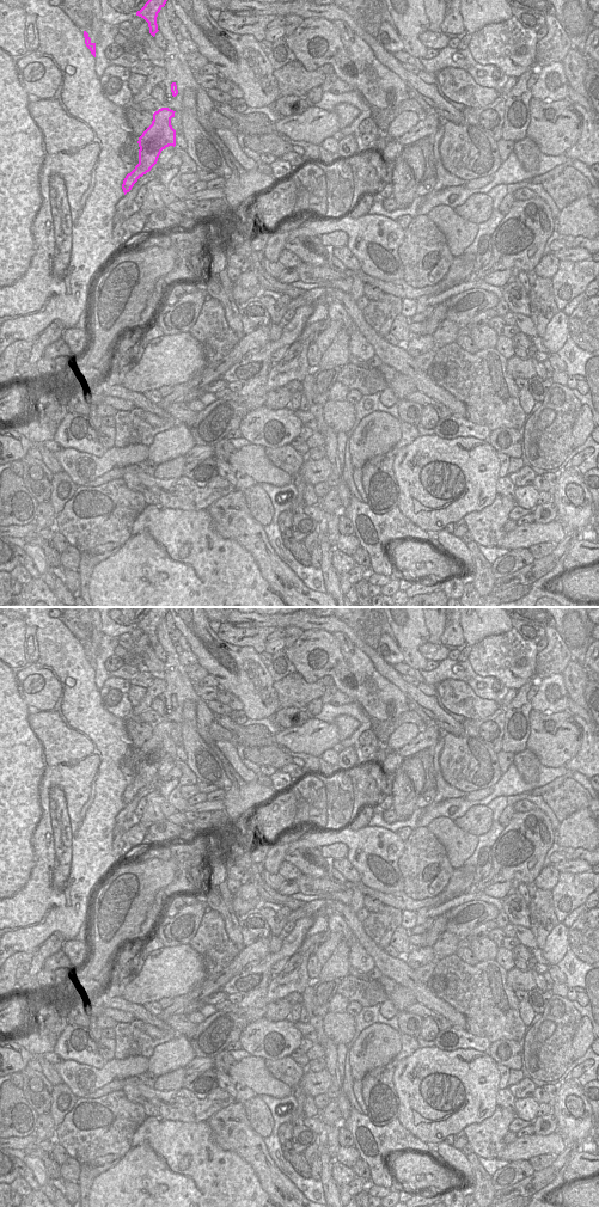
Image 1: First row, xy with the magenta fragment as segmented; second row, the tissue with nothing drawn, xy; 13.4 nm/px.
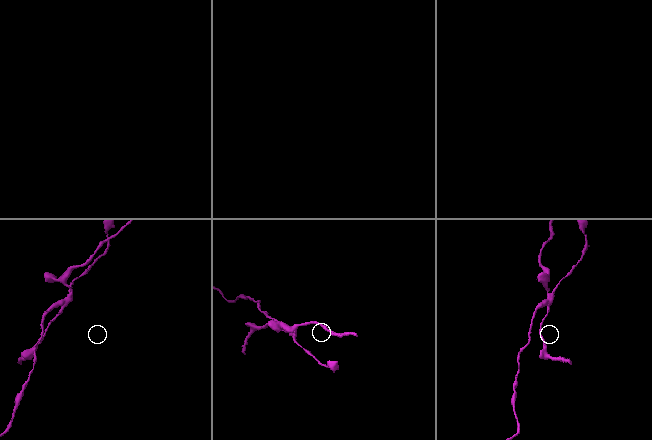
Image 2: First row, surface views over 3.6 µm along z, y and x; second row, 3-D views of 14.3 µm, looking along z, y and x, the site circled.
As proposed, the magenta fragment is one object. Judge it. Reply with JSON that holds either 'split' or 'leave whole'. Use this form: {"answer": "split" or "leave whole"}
{"answer": "split"}

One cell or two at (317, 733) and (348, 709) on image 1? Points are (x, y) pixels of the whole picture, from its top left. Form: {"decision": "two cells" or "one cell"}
{"decision": "two cells"}

